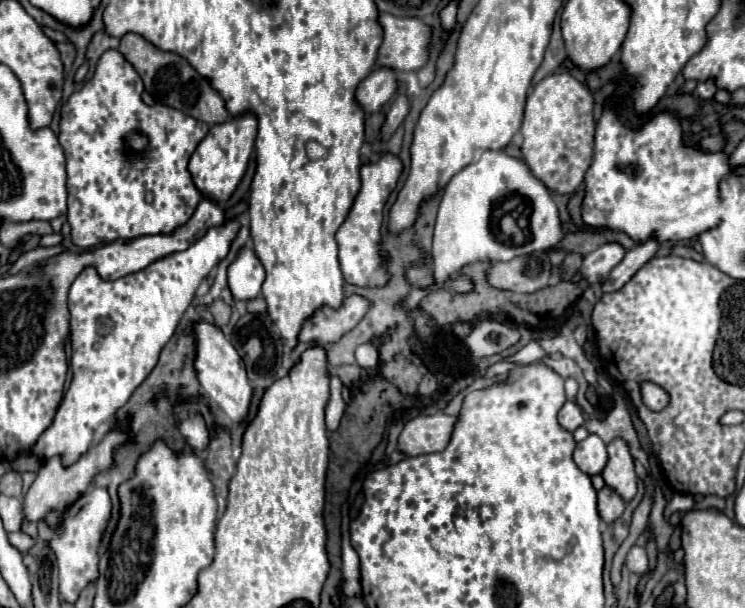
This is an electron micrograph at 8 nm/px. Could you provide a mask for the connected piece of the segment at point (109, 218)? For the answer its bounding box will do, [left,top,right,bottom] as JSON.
[59,50,209,250]

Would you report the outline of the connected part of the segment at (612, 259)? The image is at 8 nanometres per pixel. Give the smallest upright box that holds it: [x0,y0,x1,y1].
[581,242,625,284]

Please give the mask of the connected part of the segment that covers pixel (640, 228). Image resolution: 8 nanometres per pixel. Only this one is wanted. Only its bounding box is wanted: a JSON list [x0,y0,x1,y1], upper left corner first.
[583,110,729,242]

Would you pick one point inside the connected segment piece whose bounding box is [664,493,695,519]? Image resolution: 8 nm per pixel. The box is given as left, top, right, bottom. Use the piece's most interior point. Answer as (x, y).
(680, 502)

